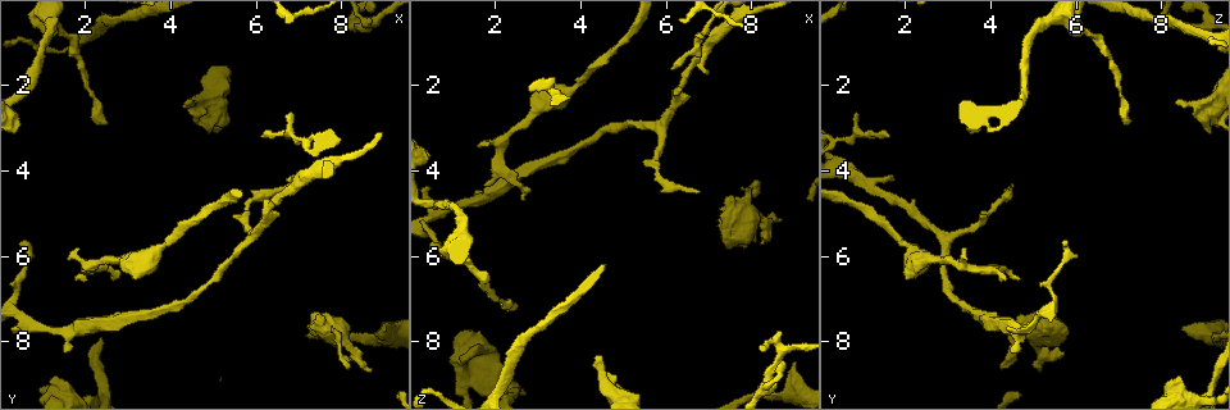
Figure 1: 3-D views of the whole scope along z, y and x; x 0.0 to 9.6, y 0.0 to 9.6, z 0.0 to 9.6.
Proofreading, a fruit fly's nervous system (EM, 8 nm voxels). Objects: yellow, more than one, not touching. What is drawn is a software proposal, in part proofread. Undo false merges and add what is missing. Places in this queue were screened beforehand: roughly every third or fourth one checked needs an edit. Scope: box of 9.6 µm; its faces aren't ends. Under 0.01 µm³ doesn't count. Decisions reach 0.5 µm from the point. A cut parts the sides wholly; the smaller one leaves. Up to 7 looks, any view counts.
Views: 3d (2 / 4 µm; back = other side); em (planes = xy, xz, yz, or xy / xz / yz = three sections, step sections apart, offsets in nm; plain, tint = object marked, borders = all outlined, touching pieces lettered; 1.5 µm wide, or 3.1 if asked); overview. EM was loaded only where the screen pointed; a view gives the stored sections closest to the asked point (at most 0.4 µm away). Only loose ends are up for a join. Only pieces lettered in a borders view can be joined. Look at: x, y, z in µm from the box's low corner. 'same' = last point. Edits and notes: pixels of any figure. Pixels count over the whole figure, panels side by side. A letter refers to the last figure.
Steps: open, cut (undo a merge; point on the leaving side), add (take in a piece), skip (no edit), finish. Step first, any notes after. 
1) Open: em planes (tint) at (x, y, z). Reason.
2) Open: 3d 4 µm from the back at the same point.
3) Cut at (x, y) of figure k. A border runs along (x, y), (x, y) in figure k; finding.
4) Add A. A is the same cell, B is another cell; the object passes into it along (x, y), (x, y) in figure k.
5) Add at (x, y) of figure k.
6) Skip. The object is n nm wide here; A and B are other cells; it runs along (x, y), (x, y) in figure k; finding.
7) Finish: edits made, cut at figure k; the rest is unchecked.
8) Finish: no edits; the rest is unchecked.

Open: 3d 2 µm at (8.25, 8.25, 5.75). An open end.

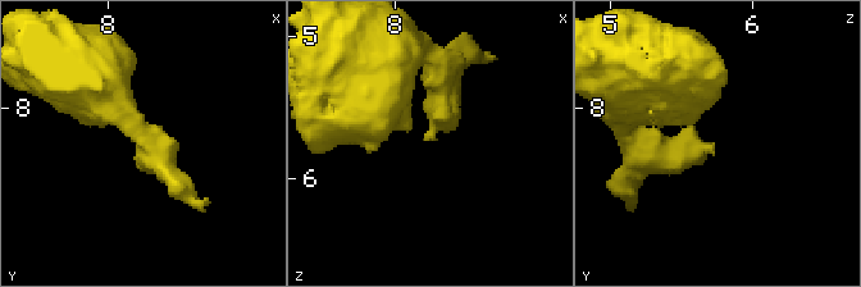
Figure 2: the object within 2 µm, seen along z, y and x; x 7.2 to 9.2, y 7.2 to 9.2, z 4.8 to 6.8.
Open: em xz step 8 (borders) at (8.22, 8.28, 5.74). Shape alone is not enough.

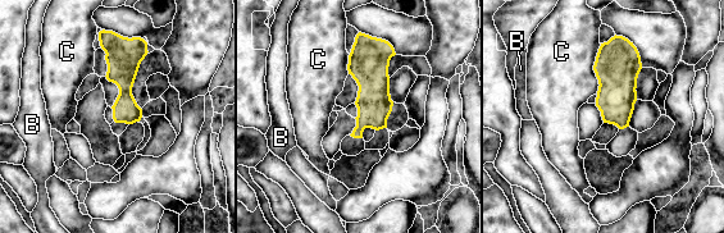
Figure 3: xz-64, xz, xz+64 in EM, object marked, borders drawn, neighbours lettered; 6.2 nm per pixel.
Open: em planes (borders) at the same point.

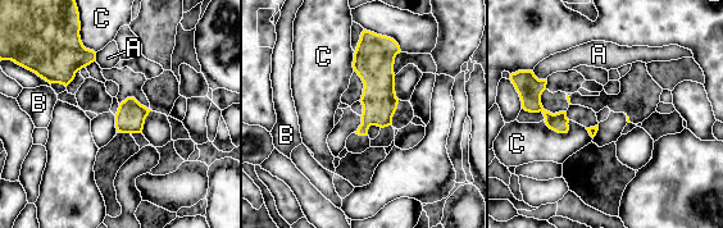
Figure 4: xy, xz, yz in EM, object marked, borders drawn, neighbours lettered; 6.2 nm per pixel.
Skip. A, B and C are other cells; a border runs along (544, 119), (558, 132), (569, 130) in figure 4; none of them fits.

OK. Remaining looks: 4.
Open: em yz step 4 (borders) at (6.10, 3.15, 1.60). Thin end.

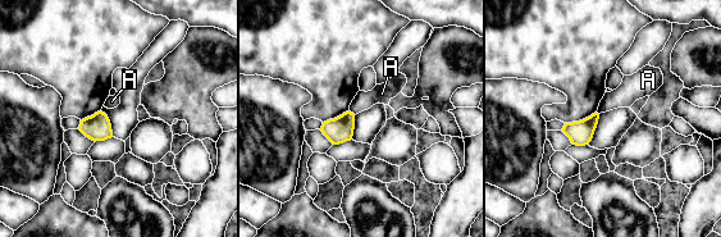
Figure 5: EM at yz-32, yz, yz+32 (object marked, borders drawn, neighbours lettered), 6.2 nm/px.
Skip. The longest contact is with A, 50 nm; A is another cell; a border runs along (348, 110), (355, 114) in figure 5; no lettered piece goes on from it.

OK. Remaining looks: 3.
Open: em xy step 4 (borders) at (6.80, 4.30, 4.45). Tapers out.

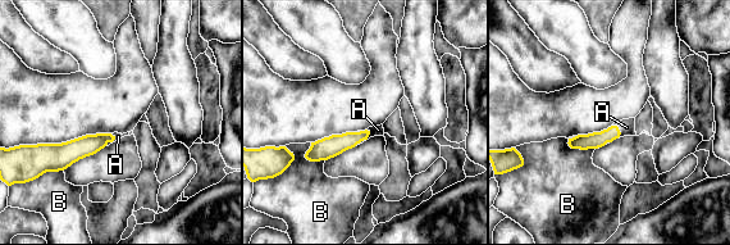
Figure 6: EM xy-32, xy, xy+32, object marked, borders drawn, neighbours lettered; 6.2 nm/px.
Open: em xz step 4 (borders) at the same point.

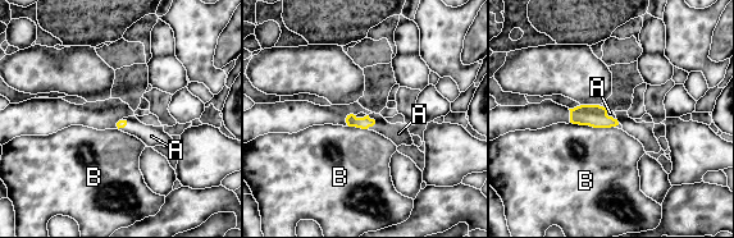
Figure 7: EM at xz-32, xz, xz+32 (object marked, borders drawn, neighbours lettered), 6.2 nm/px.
Add A. A is the same cell, B is another cell; the object passes into it along (364, 123), (366, 115), (399, 133) in figure 7; it goes on there.

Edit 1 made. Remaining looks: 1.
Finish: edits made, add at figure 7; the rest is unchecked.

